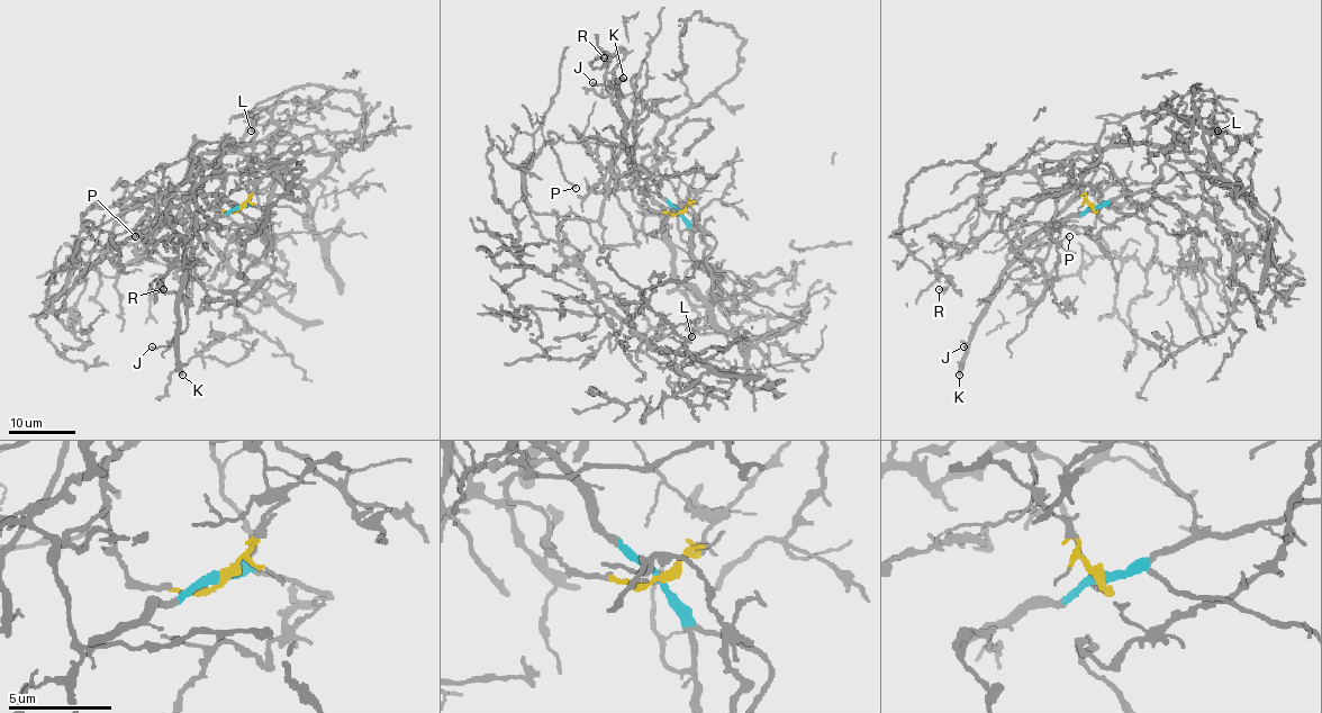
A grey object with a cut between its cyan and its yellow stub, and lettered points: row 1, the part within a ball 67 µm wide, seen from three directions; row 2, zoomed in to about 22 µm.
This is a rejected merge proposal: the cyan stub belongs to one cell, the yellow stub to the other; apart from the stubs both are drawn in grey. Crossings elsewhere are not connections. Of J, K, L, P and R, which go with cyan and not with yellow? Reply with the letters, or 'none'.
J, K, P

